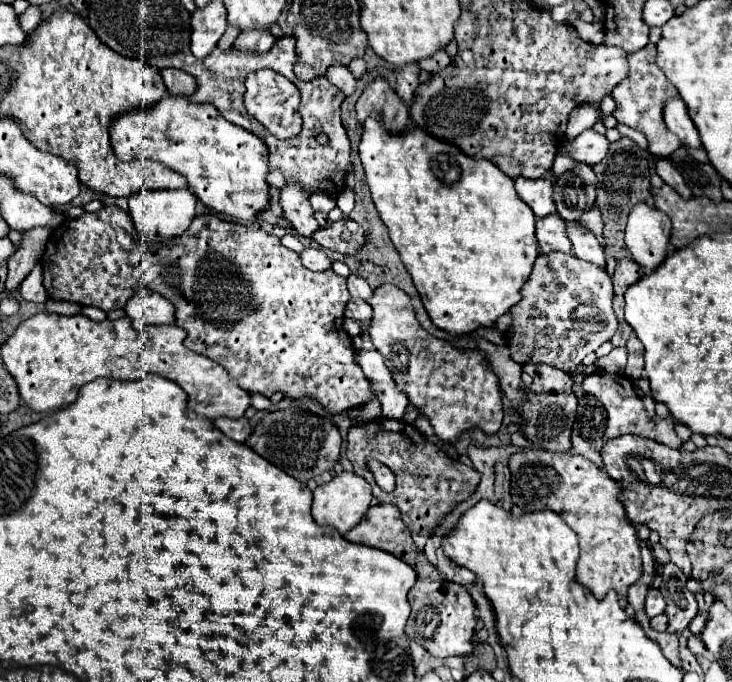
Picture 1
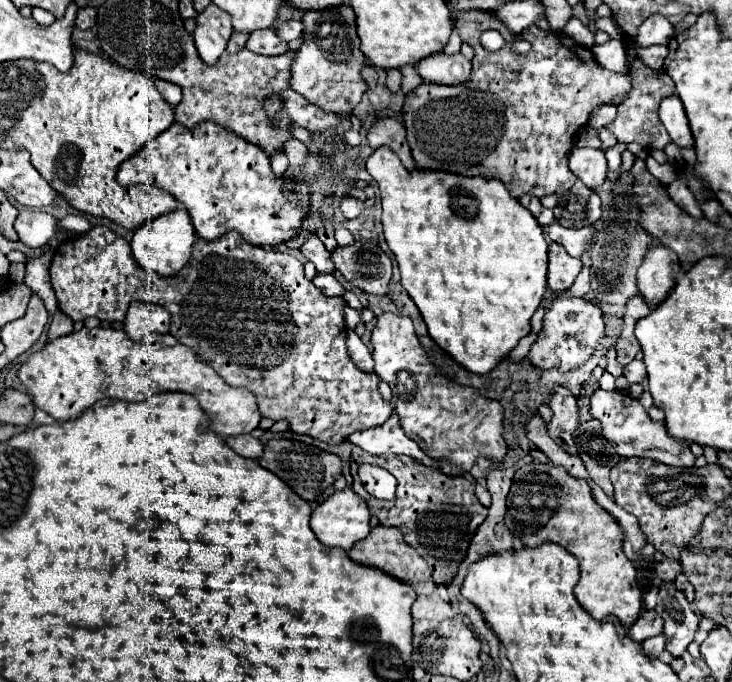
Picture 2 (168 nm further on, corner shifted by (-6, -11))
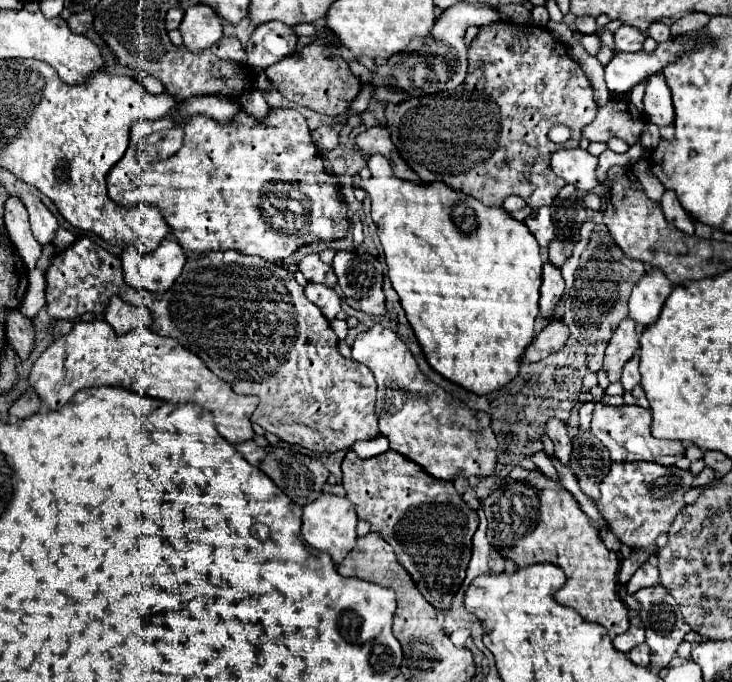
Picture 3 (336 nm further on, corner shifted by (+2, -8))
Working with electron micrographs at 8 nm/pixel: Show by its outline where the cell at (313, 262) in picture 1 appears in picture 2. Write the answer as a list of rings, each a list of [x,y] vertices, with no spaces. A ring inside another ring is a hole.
[[[319,272],[319,274],[315,274],[313,284],[327,296],[343,296],[343,292],[345,292],[341,282],[333,274],[321,274]]]

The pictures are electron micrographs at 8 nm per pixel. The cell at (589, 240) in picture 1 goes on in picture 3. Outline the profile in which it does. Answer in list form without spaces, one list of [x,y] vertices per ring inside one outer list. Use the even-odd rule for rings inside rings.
[[[541,207],[541,209],[535,209],[523,223],[529,227],[529,231],[535,235],[535,239],[539,241],[539,247],[541,249],[547,249],[547,245],[555,239],[555,227],[549,219],[549,207]]]

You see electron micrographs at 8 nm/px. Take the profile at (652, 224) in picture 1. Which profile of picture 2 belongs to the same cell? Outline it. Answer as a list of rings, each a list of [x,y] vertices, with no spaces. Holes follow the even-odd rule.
[[[651,244],[643,256],[643,262],[637,270],[639,292],[649,304],[657,304],[669,294],[681,274],[681,266],[677,254],[663,246]]]

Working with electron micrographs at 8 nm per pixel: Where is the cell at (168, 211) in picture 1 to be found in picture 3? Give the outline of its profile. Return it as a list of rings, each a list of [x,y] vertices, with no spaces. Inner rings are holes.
[[[165,239],[153,255],[139,255],[131,245],[125,247],[121,255],[123,277],[135,289],[145,289],[149,293],[165,293],[175,279],[181,275],[185,265],[185,253],[181,245],[173,239]]]

